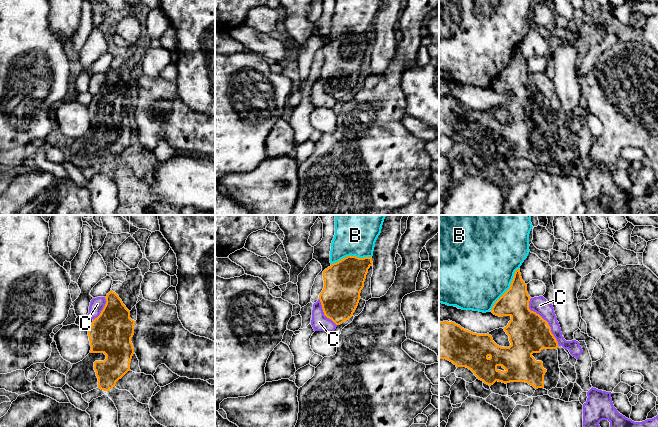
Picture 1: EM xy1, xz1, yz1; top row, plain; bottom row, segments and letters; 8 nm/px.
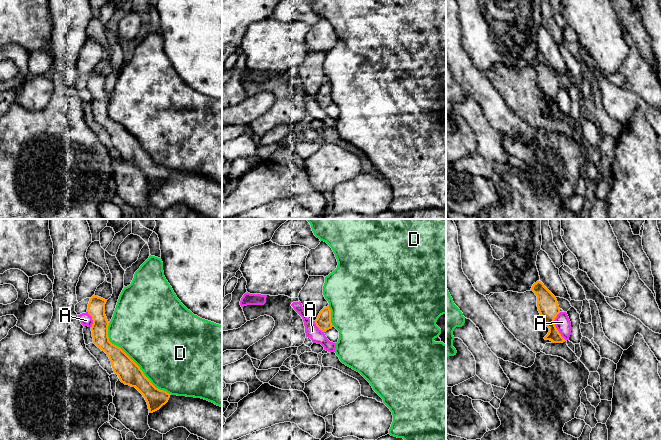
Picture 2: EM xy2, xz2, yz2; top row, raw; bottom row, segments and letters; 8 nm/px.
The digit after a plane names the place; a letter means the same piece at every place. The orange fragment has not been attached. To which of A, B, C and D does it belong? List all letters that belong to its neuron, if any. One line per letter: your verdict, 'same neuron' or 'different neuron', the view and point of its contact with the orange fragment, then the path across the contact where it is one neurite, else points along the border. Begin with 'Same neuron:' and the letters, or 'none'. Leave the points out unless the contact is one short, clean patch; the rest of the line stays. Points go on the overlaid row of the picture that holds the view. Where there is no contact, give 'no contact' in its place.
Same neuron: none
A: different neuron; contact yz2 (555, 326); border yz2 (559, 312), (554, 320), (554, 325), (565, 339)
B: different neuron; contact yz1 (508, 289)
C: different neuron; contact yz1 (545, 320); border yz1 (530, 298), (529, 308), (547, 322), (559, 345)
D: different neuron; contact xy2 (132, 360)

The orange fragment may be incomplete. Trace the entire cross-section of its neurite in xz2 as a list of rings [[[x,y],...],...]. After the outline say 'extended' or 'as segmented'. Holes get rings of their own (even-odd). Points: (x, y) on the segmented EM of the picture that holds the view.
[[[329,306],[324,307],[320,311],[317,319],[315,320],[315,324],[322,332],[326,332],[333,327],[331,323],[331,310]]]; as segmented

